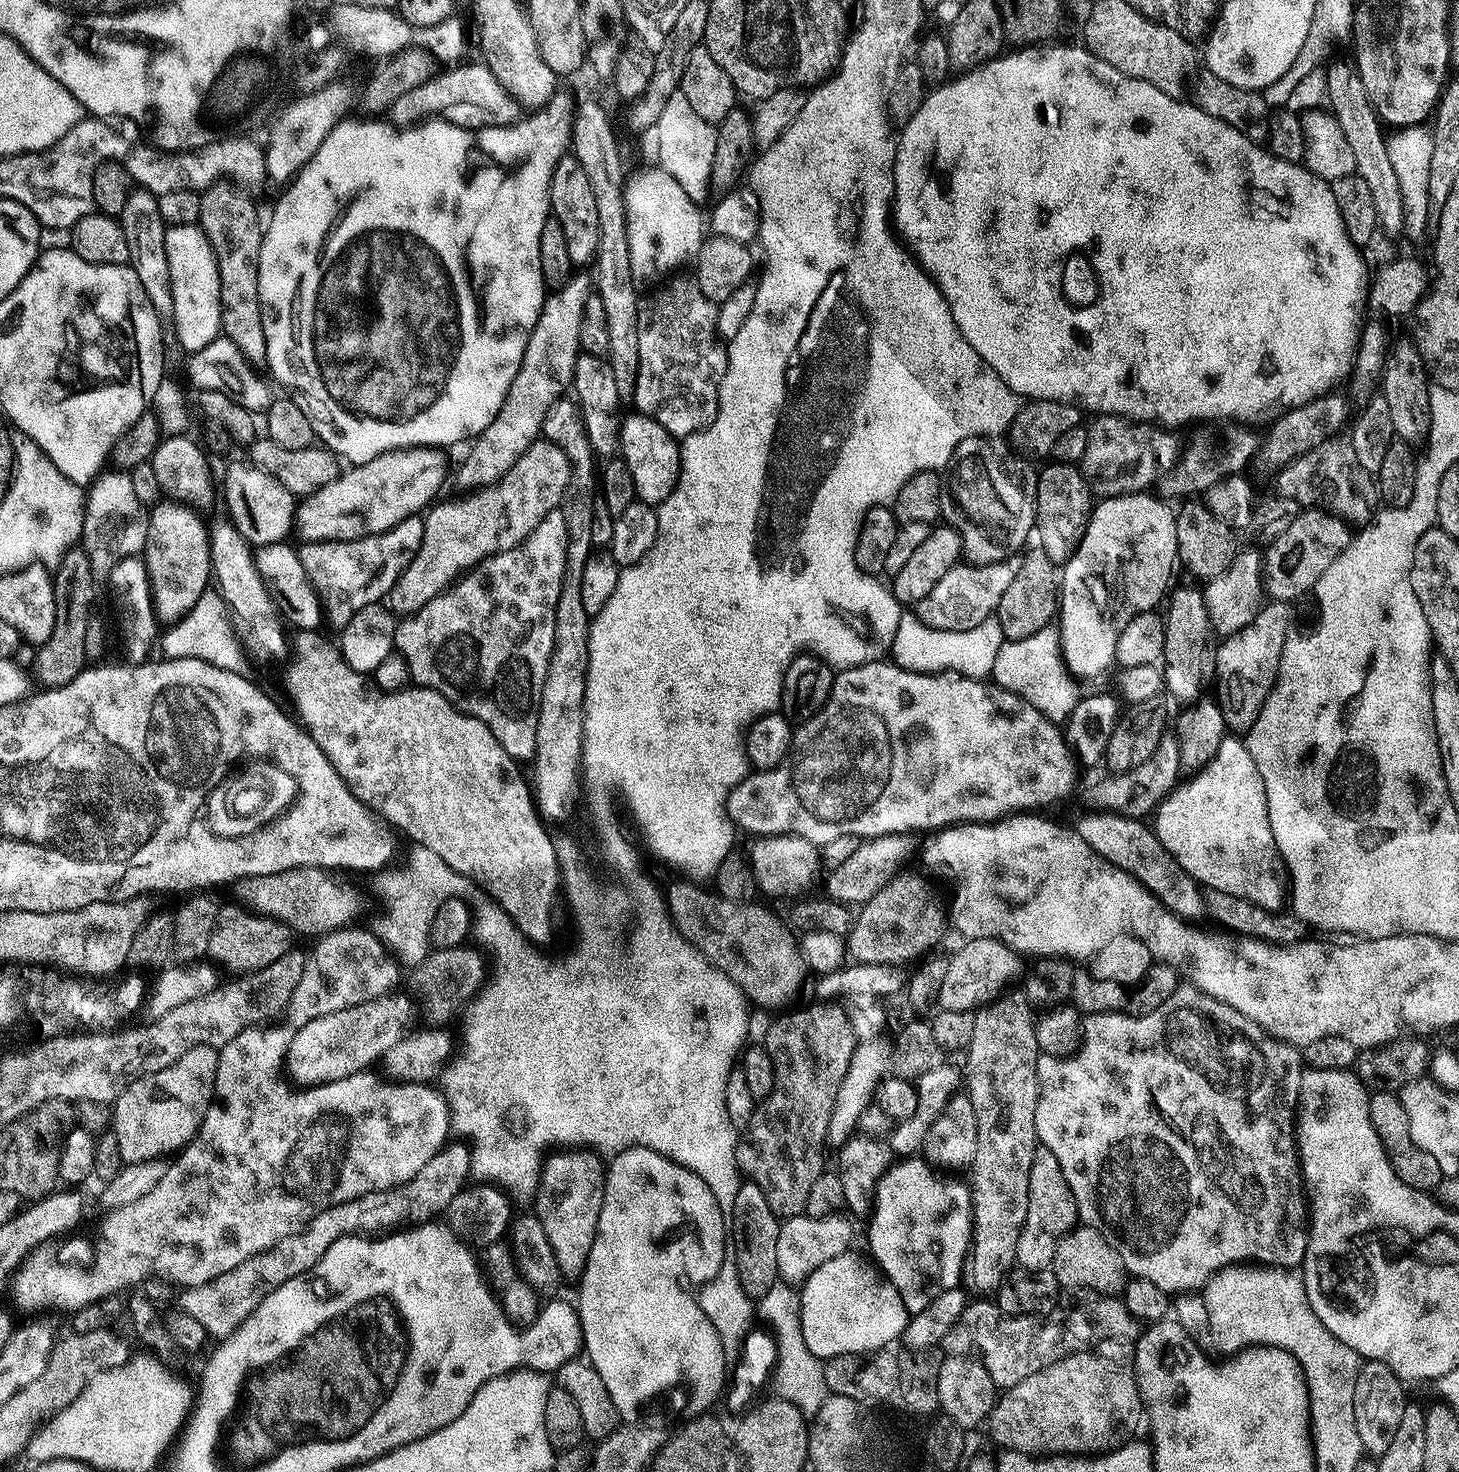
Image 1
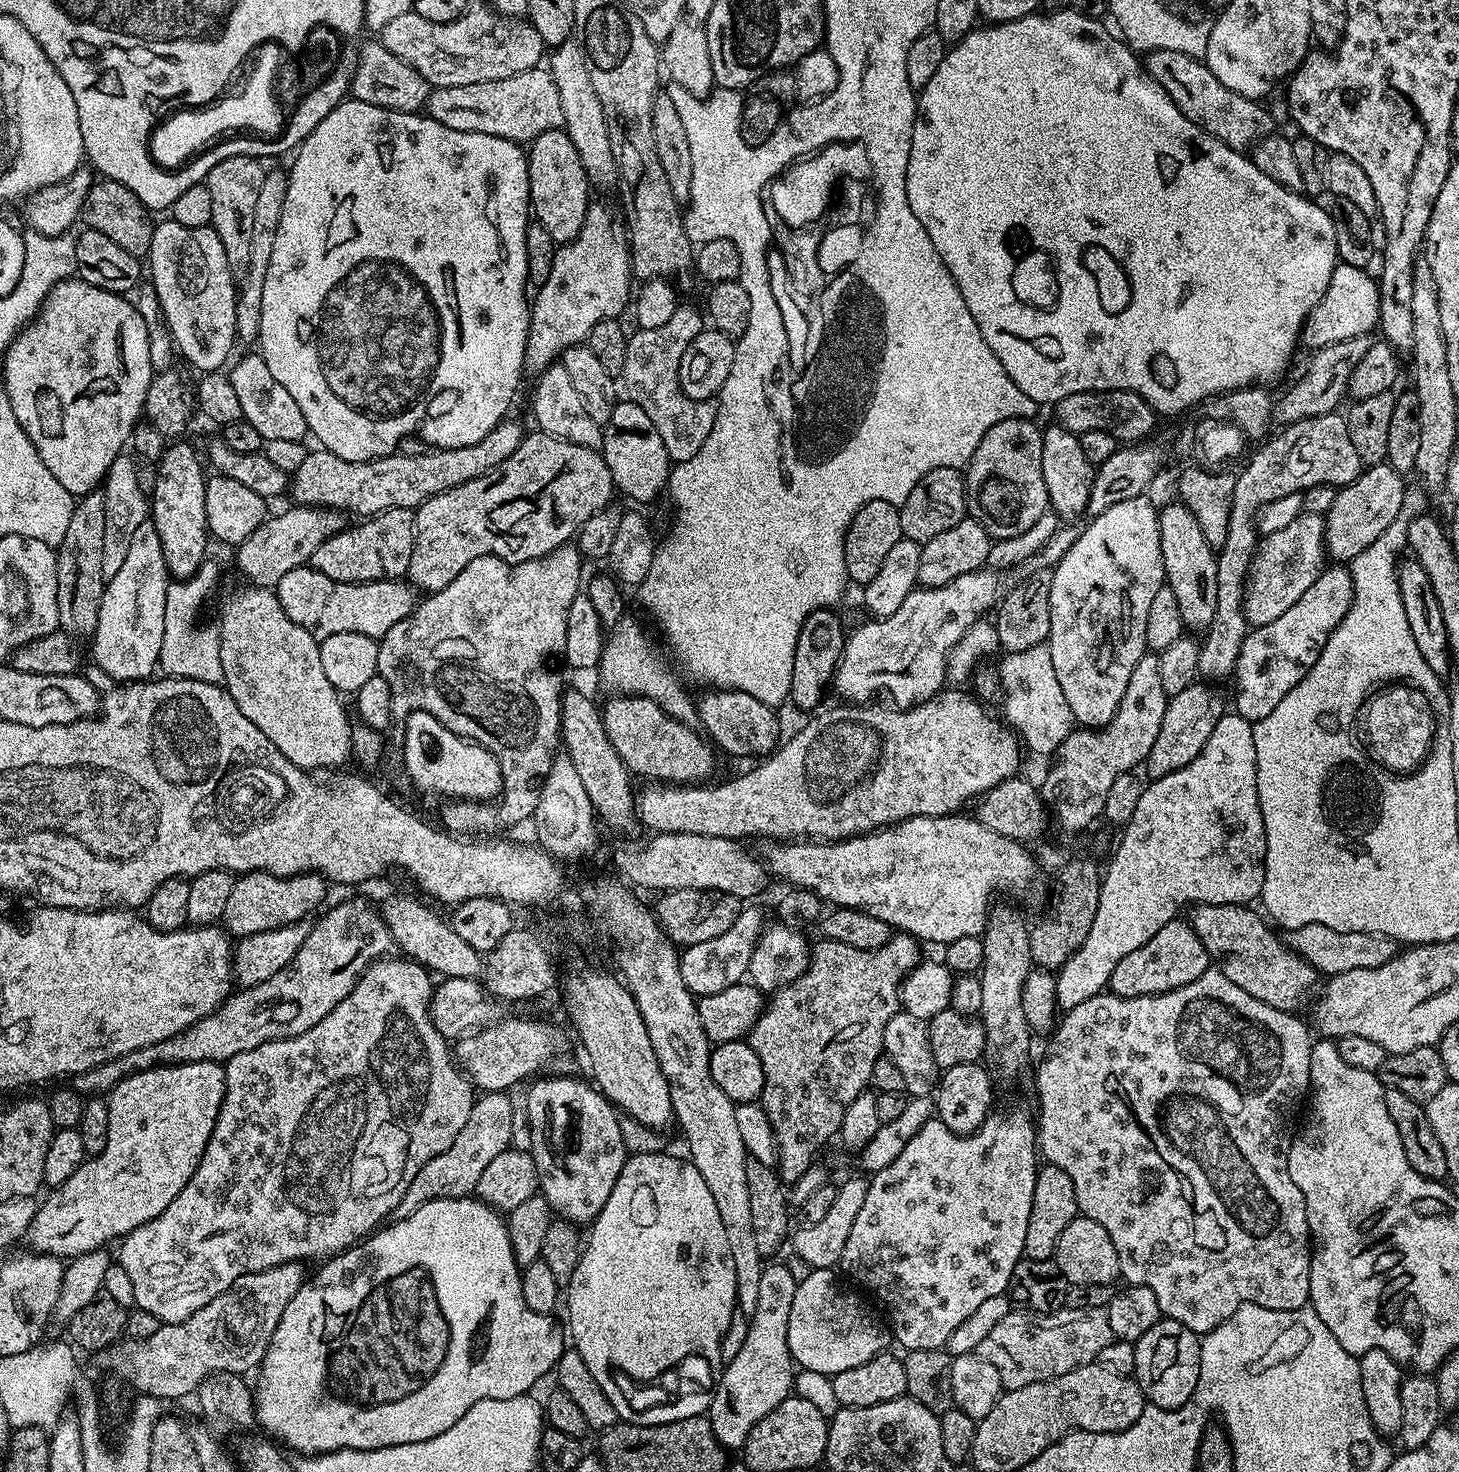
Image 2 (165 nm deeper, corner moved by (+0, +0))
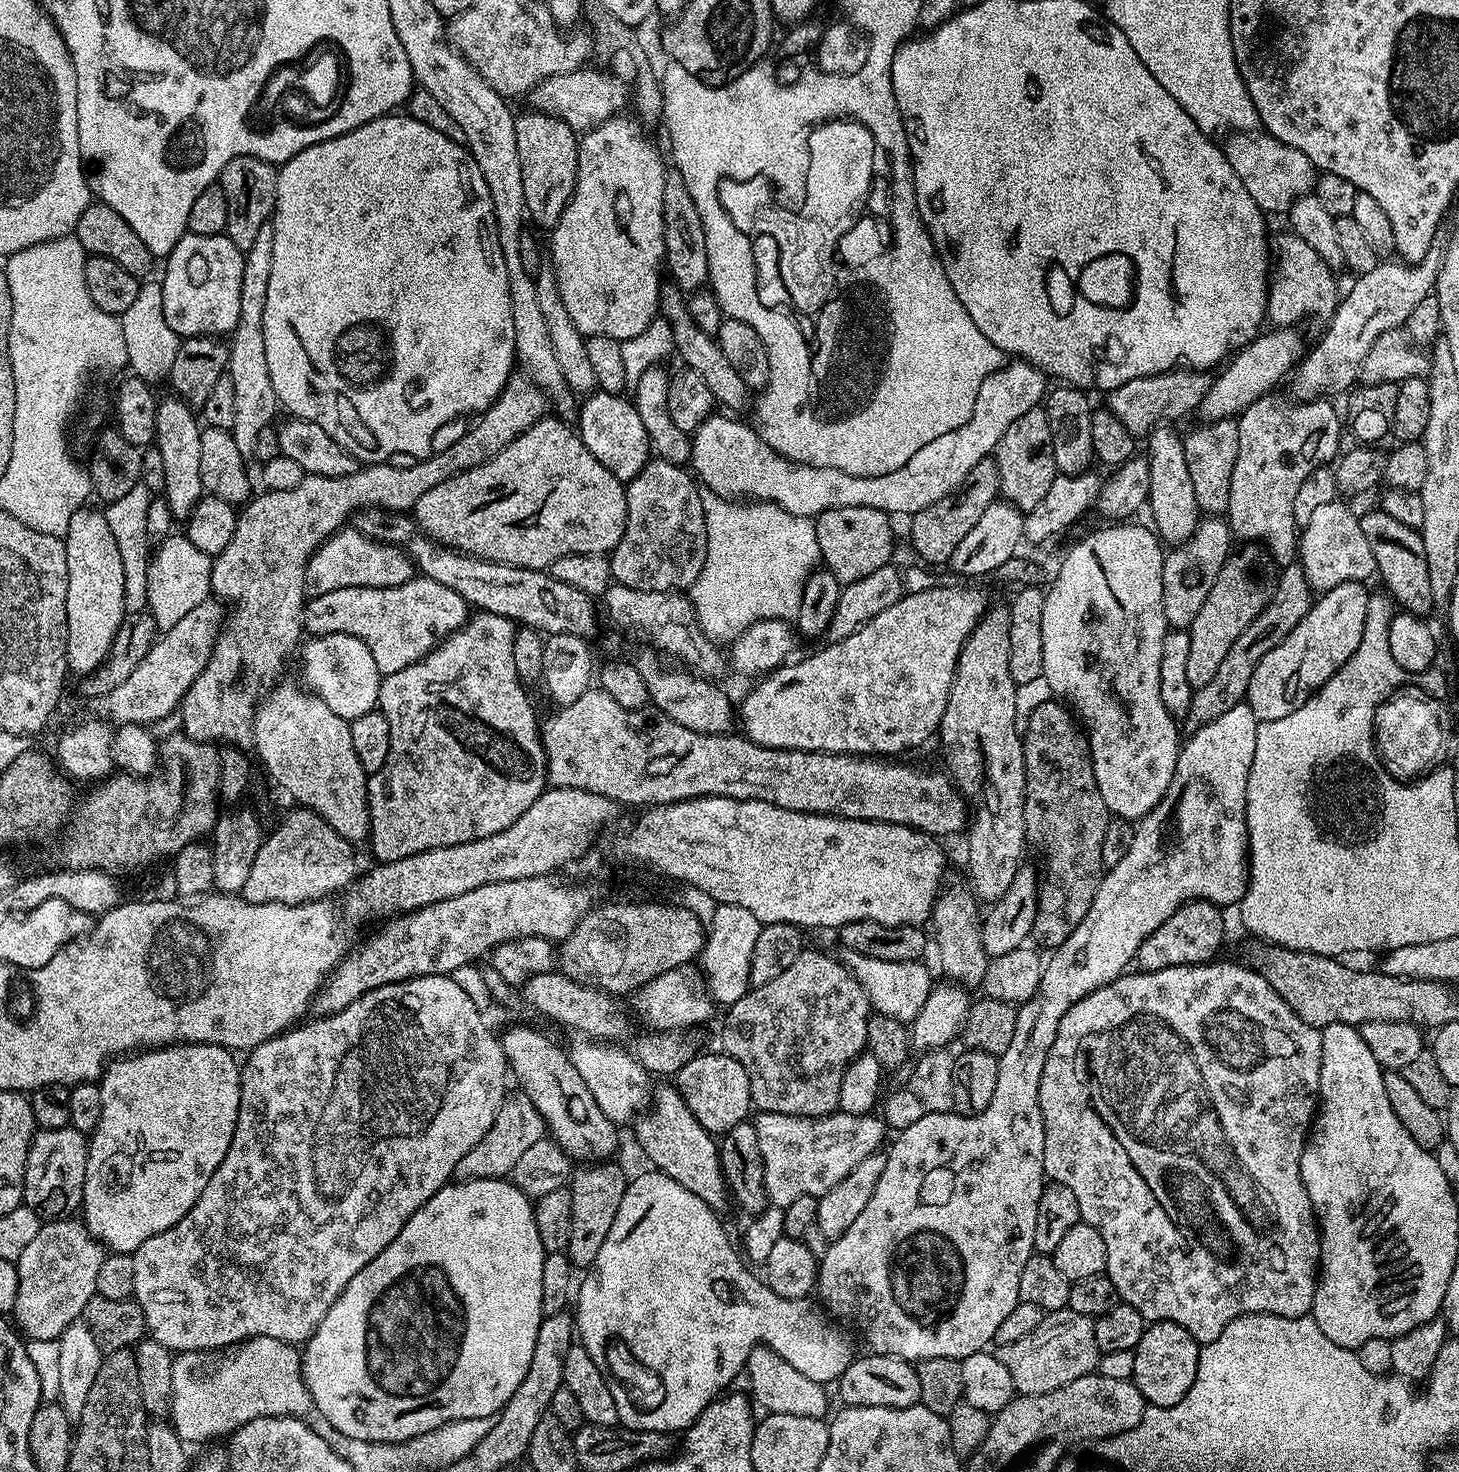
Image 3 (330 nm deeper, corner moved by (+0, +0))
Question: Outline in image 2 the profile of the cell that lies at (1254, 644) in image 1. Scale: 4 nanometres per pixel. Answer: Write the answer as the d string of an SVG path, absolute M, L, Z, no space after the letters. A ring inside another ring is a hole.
M1328 566L1316 577L1314 586L1286 610L1274 622L1266 622L1266 626L1252 628L1248 637L1242 642L1242 650L1238 654L1234 681L1236 680L1236 708L1239 715L1249 722L1266 718L1298 682L1318 662L1320 651L1316 648L1306 648L1306 632L1308 632L1308 616L1310 608L1316 602L1352 602L1352 573L1344 566Z

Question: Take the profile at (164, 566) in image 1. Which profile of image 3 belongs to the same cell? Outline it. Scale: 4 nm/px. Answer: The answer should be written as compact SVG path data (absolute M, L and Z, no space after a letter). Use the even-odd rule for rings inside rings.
M175 395L161 399L156 406L156 439L154 446L162 450L166 486L162 499L168 503L173 517L177 521L187 521L188 515L198 506L201 496L205 495L200 472L200 437L201 421L197 413Z

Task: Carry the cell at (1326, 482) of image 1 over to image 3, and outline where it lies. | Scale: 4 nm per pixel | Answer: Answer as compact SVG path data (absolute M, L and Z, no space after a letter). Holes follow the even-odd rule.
M1276 395L1258 397L1235 421L1238 450L1230 478L1226 523L1237 541L1263 542L1273 561L1285 566L1298 556L1297 541L1288 540L1292 503L1313 470L1337 459L1341 451L1340 420L1332 409L1331 399L1300 402L1292 406L1296 408L1284 408L1283 398Z

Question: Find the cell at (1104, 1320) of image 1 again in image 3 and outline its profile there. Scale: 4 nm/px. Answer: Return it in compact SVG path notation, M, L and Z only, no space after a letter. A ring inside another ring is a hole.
M1063 1308L1057 1312L1050 1312L1045 1315L1042 1322L1038 1322L1038 1326L1034 1326L1034 1330L1030 1330L1030 1334L1026 1334L1022 1338L1018 1338L1018 1342L1010 1342L1009 1344L1001 1344L998 1348L998 1355L1002 1366L1006 1366L1006 1370L1010 1370L1010 1378L1014 1382L1017 1393L1021 1396L1037 1396L1038 1394L1046 1394L1050 1390L1058 1390L1062 1386L1066 1386L1066 1382L1074 1382L1074 1378L1082 1378L1083 1376L1093 1375L1097 1371L1097 1364L1101 1358L1101 1350L1098 1342L1095 1341L1095 1324L1096 1321L1086 1314L1078 1314L1073 1308Z

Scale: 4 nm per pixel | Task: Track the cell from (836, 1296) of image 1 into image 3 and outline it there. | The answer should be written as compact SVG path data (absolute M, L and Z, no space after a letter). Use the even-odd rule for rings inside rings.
M647 1171L642 1173L641 1176L635 1177L633 1175L629 1179L626 1194L622 1194L622 1204L618 1206L618 1214L614 1214L614 1226L610 1226L610 1234L606 1234L606 1242L602 1242L602 1250L598 1250L598 1258L594 1258L592 1267L583 1273L584 1281L581 1284L579 1281L578 1291L574 1296L574 1308L576 1304L574 1328L578 1333L579 1343L584 1345L584 1349L590 1354L590 1358L594 1358L598 1370L602 1370L602 1378L606 1378L606 1386L610 1386L610 1395L614 1397L614 1406L618 1406L620 1424L625 1428L633 1428L639 1432L675 1434L676 1431L679 1433L681 1430L688 1429L692 1425L693 1419L702 1414L702 1410L707 1404L717 1399L731 1385L732 1380L745 1371L747 1356L756 1344L764 1344L770 1350L776 1351L786 1362L790 1362L790 1365L794 1366L799 1373L806 1374L814 1382L828 1386L831 1385L831 1380L832 1383L839 1381L840 1375L848 1369L848 1365L854 1359L854 1351L852 1352L847 1338L844 1337L843 1330L845 1331L845 1329L831 1319L828 1319L829 1321L824 1320L824 1316L826 1317L825 1309L819 1303L816 1303L817 1305L811 1304L811 1299L787 1300L778 1294L774 1294L772 1287L761 1277L759 1280L751 1272L753 1269L747 1263L744 1263L744 1265L740 1262L742 1256L737 1245L736 1248L732 1245L727 1230L720 1225L720 1220L716 1217L719 1215L709 1204L702 1202L702 1198L698 1198L698 1194L690 1194L690 1190L686 1190L686 1186L678 1186L678 1182L674 1182L674 1178L670 1178L664 1172ZM628 1352L642 1367L649 1368L660 1379L660 1384L664 1387L664 1397L660 1400L660 1408L640 1408L640 1403L644 1400L643 1394L632 1392L631 1386L628 1385L627 1374L620 1369L620 1363L627 1358Z

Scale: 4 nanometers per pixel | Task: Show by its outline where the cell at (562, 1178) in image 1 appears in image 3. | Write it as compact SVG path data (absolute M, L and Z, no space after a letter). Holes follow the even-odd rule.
M528 1024L506 1029L504 1036L502 1032L502 1043L511 1075L520 1079L519 1091L534 1102L544 1119L547 1135L562 1146L565 1154L576 1162L604 1162L615 1157L612 1155L616 1152L617 1125L602 1114L598 1102L594 1102L594 1094L590 1094L586 1082L574 1070L567 1051Z

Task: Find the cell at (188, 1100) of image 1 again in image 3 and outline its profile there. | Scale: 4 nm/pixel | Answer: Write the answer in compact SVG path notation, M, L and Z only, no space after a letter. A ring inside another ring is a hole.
M177 1042L167 1046L157 1046L127 1058L116 1058L105 1067L98 1083L102 1094L102 1118L98 1118L98 1126L90 1134L88 1141L88 1157L86 1158L86 1182L84 1183L84 1202L82 1205L82 1223L88 1227L91 1236L96 1237L105 1249L112 1252L133 1253L146 1238L154 1238L154 1234L162 1234L162 1230L170 1230L198 1202L202 1190L206 1190L206 1182L218 1170L222 1158L226 1158L226 1150L230 1150L230 1142L234 1138L234 1126L238 1122L240 1109L240 1069L241 1065L231 1051L217 1044L193 1044Z

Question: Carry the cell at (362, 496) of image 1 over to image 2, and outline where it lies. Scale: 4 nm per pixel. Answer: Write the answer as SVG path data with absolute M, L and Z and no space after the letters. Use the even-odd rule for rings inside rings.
M291 506L285 512L280 512L277 516L269 515L263 524L259 526L247 536L235 549L236 564L249 576L253 585L261 588L272 588L282 578L282 574L286 574L295 568L303 568L309 563L314 554L314 550L318 550L318 546L322 546L322 542L326 542L326 538L330 538L336 532L343 532L346 527L346 521L343 520L341 513L335 508L322 508L319 506Z

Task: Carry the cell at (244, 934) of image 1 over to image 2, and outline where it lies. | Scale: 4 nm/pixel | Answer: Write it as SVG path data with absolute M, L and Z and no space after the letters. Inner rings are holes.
M249 872L236 881L226 901L223 927L233 937L249 936L266 930L282 928L287 924L311 917L311 912L324 900L326 881L319 874L303 876L272 876L269 872Z

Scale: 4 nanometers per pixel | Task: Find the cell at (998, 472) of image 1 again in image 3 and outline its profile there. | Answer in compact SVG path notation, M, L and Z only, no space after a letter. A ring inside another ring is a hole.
M1040 406L1026 410L1026 414L1014 421L998 442L994 459L1000 471L1000 496L1023 513L1038 506L1058 475L1051 451L1046 450L1051 443L1052 427L1048 413Z

